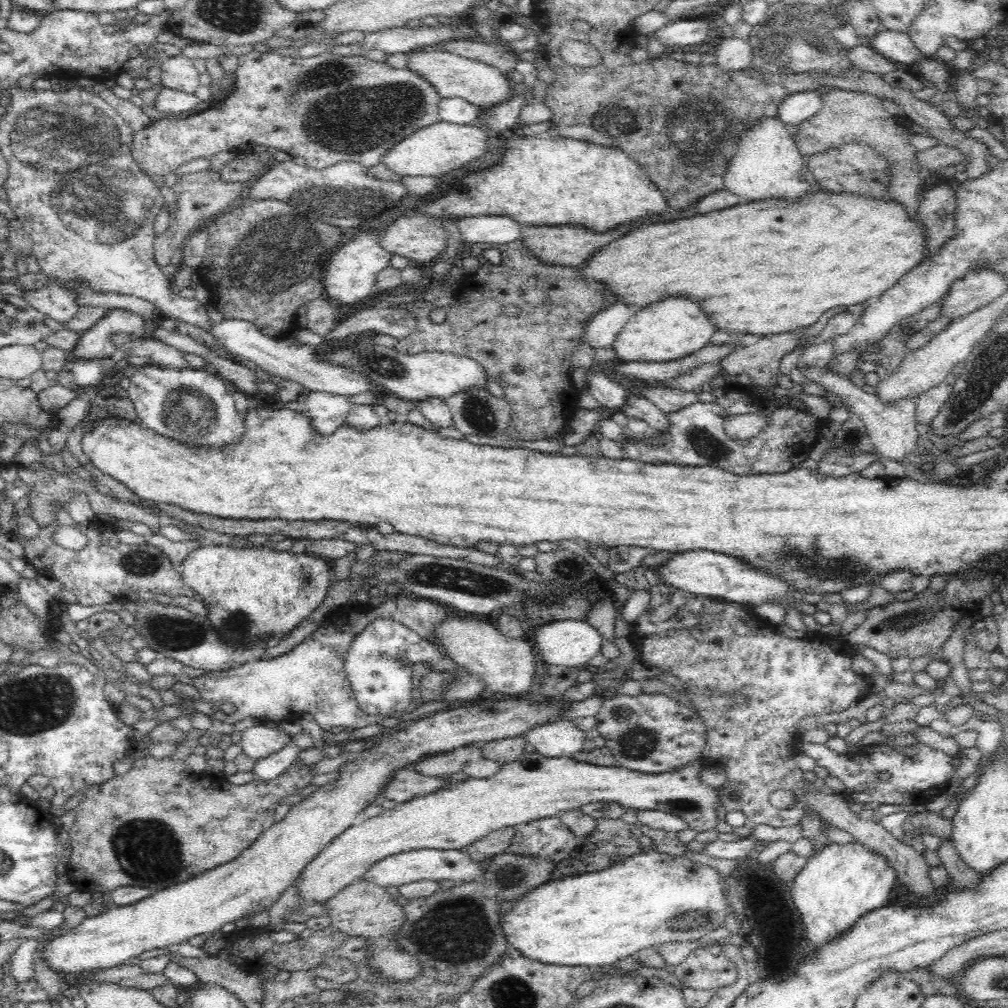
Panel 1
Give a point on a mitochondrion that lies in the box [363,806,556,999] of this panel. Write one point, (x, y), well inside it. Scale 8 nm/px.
(456, 930)

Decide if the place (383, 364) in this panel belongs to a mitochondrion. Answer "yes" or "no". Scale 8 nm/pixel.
yes

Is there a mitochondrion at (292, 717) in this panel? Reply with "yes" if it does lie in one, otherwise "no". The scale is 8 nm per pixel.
no

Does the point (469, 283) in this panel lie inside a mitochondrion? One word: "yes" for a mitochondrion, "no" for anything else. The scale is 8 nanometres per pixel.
no

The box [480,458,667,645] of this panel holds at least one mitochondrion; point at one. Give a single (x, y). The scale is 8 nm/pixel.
(568, 572)

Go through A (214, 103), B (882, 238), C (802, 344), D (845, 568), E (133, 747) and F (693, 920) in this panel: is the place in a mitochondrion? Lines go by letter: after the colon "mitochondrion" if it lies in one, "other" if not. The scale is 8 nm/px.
A: other
B: other
C: other
D: mitochondrion
E: other
F: mitochondrion

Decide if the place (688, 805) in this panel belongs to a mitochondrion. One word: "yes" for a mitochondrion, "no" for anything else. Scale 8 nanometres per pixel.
yes

